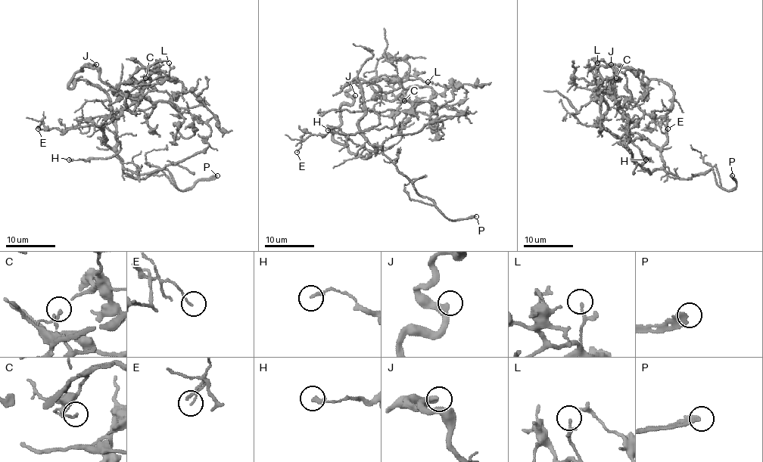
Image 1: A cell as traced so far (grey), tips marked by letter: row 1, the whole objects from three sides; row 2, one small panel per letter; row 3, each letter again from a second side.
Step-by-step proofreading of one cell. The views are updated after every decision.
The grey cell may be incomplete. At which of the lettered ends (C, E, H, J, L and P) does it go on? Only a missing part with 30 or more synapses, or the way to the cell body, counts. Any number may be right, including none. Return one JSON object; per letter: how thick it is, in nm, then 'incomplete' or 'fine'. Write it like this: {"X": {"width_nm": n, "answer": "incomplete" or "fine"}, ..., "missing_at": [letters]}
{"C": {"width_nm": 130, "answer": "fine"}, "E": {"width_nm": 90, "answer": "fine"}, "H": {"width_nm": 220, "answer": "fine"}, "J": {"width_nm": 320, "answer": "fine"}, "L": {"width_nm": 100, "answer": "fine"}, "P": {"width_nm": 320, "answer": "incomplete"}, "missing_at": ["P"]}

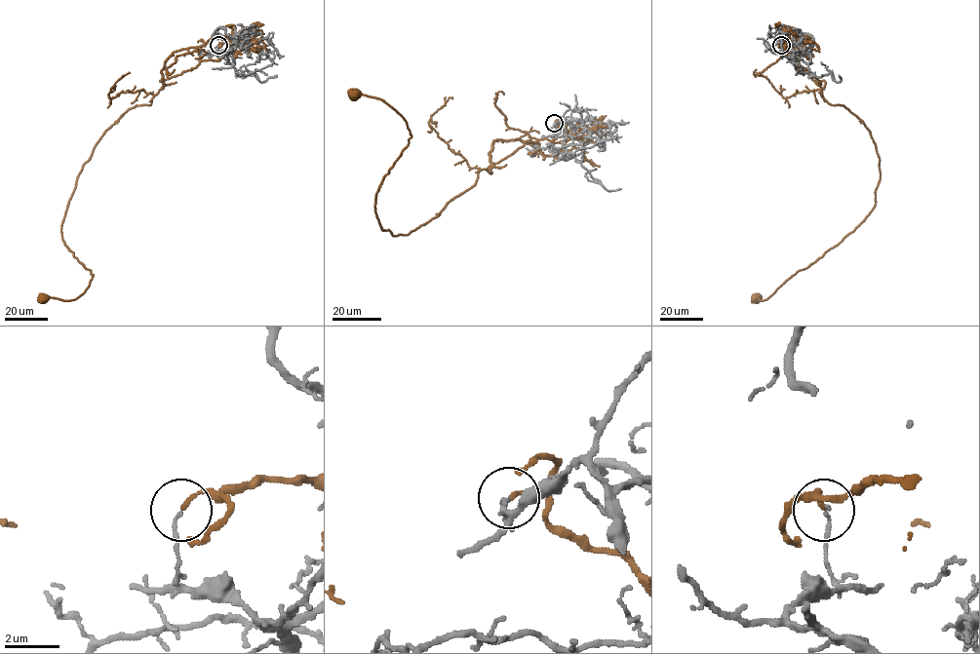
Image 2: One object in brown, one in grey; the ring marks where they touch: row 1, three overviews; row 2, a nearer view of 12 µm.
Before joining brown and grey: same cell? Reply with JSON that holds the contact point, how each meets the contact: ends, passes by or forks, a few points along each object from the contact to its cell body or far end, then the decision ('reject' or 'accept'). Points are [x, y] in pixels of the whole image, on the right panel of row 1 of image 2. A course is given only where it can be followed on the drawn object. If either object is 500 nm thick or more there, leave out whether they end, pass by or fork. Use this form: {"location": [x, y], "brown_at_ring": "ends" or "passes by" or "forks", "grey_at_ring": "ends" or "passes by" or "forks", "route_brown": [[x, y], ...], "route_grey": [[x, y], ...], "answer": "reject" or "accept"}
{"location": [781, 45], "brown_at_ring": "ends", "grey_at_ring": "ends", "route_brown": [[782, 45], [825, 82], [825, 99], [862, 121], [880, 176], [852, 231], [757, 299]], "route_grey": [[782, 45], [779, 54], [802, 59], [816, 76], [830, 72], [834, 80], [832, 71], [820, 61]], "answer": "reject"}

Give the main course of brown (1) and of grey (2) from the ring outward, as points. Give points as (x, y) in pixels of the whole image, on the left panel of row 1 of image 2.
1: (217, 45), (249, 40), (160, 81), (95, 146), (61, 226), (93, 276), (74, 299), (44, 299)
2: (217, 45), (241, 76), (254, 72), (257, 80), (246, 69), (254, 61)

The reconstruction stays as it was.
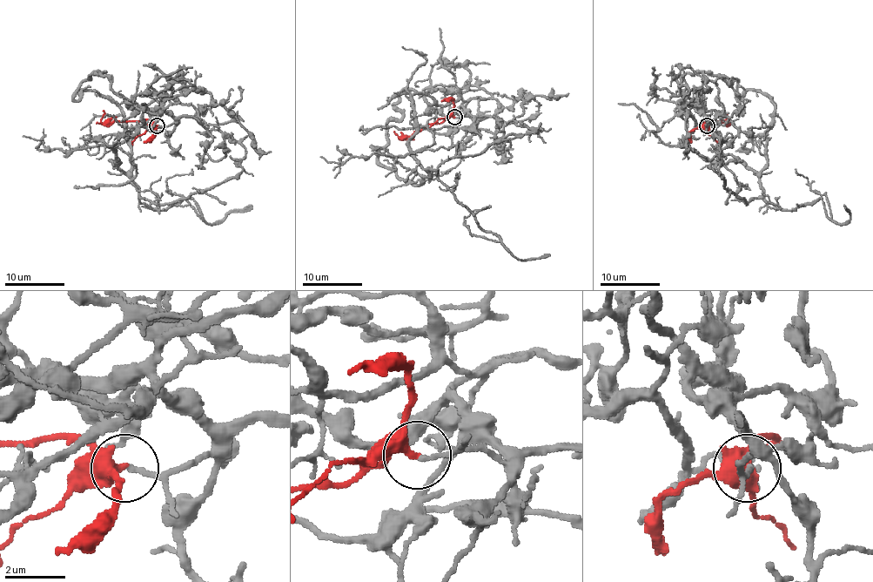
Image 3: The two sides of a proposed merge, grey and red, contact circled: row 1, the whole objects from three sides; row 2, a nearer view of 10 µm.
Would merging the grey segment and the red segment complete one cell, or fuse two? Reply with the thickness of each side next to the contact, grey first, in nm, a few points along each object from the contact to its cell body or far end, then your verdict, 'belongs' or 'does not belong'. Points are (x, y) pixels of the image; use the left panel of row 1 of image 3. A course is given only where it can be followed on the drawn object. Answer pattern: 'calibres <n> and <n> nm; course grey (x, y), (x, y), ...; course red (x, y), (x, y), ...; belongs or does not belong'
calibres 160 and 340 nm; course grey (157, 125), (174, 121), (166, 106), (114, 146), (141, 203), (190, 198), (200, 218), (166, 189), (191, 168); course red (157, 125), (144, 119), (103, 122), (103, 111); belongs

